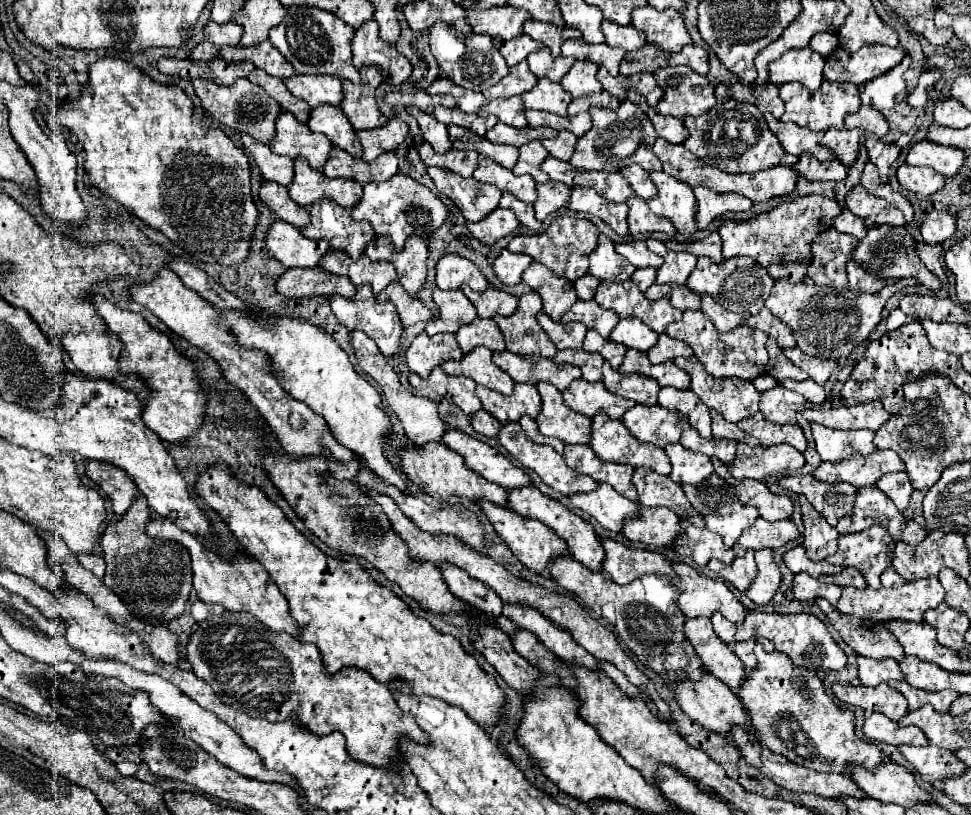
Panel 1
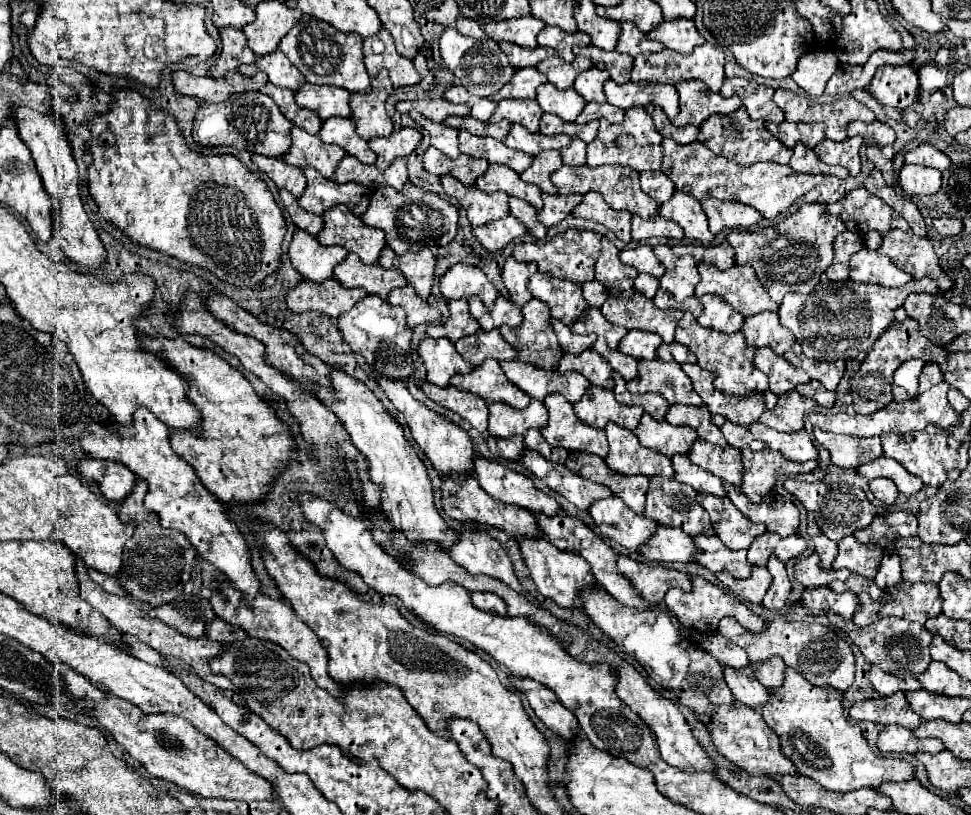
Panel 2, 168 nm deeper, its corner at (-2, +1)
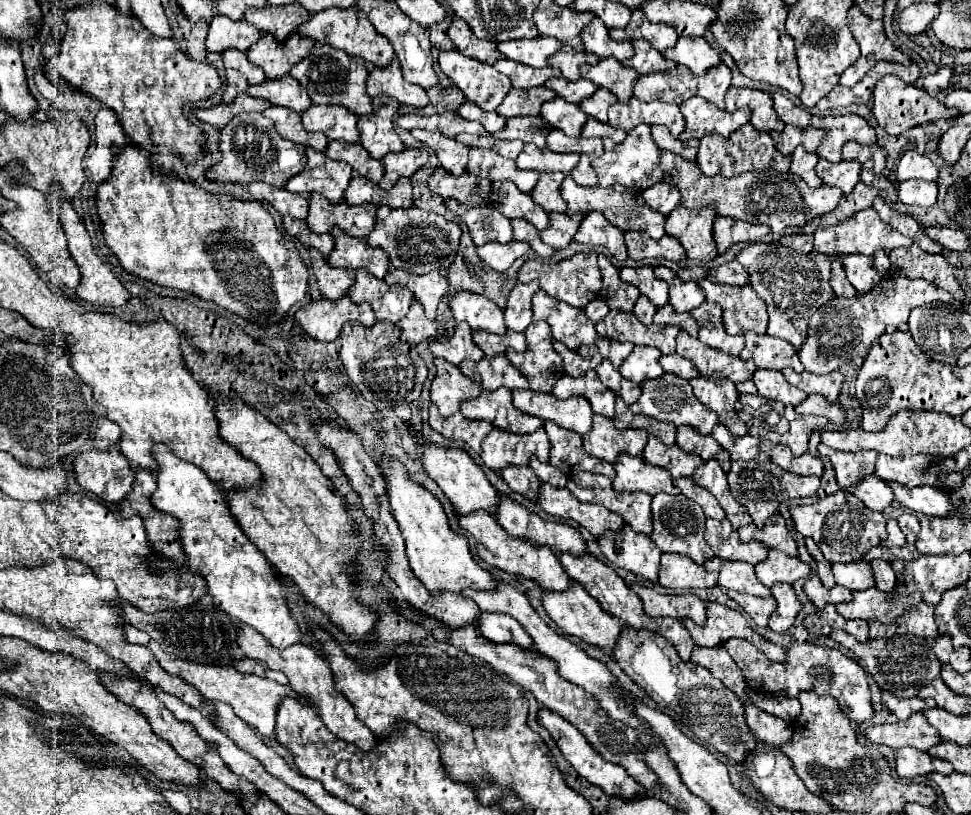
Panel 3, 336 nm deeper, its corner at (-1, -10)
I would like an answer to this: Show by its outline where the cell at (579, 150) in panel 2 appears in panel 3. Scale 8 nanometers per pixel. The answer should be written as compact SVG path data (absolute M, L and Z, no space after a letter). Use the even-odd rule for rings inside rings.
M581 155L581 159L579 159L579 163L577 163L577 167L573 169L573 173L569 173L571 177L573 177L573 181L577 183L577 185L597 185L597 175L595 175L595 171L591 169L591 159L587 157L587 155Z

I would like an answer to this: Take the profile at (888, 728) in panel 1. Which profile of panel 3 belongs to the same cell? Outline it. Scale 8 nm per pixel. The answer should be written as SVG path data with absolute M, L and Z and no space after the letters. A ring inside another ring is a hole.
M901 747L901 749L897 749L895 771L899 777L927 775L931 771L949 775L953 771L953 765L945 759L933 759L925 751L917 751L915 747Z

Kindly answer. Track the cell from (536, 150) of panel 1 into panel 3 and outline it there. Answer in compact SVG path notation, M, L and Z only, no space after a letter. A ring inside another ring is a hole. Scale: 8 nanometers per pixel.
M559 171L545 173L545 175L539 177L537 185L531 191L533 201L537 205L541 205L547 213L553 213L553 211L563 213L567 209L565 201L561 199L561 193L559 193L559 187L561 187L561 181L563 179L565 179L565 175L561 175Z

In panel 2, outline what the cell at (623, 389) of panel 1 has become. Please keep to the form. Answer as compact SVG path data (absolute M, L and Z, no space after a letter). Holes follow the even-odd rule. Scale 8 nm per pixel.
M628 394L624 396L622 400L624 404L636 404L636 406L642 406L654 420L666 420L666 412L668 412L668 406L666 400L662 400L662 396L654 396L654 394L646 394L646 396L634 396L634 394Z

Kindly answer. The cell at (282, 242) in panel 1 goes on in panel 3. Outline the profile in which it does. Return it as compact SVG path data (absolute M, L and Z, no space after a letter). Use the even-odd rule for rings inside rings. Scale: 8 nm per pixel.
M311 251L311 267L321 291L321 297L325 299L339 299L347 295L347 289L355 281L355 271L347 267L331 267L327 259L319 251Z

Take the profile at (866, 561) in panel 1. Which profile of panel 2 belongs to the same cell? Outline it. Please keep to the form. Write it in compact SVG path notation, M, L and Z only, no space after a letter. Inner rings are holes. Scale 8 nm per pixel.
M846 536L838 542L838 556L834 560L834 568L848 568L854 574L864 578L874 578L882 560L882 548L866 546L858 542L854 536Z

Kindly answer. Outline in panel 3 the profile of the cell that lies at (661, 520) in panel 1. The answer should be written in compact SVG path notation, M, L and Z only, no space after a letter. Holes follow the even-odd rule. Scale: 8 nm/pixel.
M661 555L659 567L659 585L683 589L683 587L713 587L717 585L717 573L705 571L703 565L693 563L693 559L685 559L683 555Z

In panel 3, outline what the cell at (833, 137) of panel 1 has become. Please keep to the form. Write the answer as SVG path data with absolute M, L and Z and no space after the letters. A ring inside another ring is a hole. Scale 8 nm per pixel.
M819 159L815 171L823 179L823 183L835 185L843 193L851 193L853 187L857 185L857 181L859 181L861 163L857 163L857 161L837 161L837 163L829 163L827 159Z

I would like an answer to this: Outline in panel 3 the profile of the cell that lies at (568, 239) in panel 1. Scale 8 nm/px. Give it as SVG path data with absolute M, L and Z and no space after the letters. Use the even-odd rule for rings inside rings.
M595 251L577 253L565 261L559 261L559 263L543 263L543 261L529 259L519 269L517 279L523 283L537 279L545 293L549 293L551 297L557 297L557 299L561 299L573 307L585 307L589 301L599 297L599 289L601 289L601 271L597 265L597 253Z

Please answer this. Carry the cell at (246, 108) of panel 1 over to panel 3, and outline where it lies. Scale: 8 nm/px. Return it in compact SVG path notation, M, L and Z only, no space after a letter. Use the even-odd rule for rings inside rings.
M249 111L245 115L235 115L219 131L219 151L221 151L221 159L207 169L207 179L221 181L221 183L265 181L283 187L289 177L297 175L305 167L305 149L277 135L273 121L255 111Z

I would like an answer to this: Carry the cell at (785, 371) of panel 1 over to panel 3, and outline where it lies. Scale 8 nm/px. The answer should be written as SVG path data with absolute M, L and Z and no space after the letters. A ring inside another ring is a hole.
M757 369L753 373L753 383L757 385L761 397L775 399L775 401L781 401L785 405L799 405L807 397L805 391L801 391L801 389L793 387L791 383L787 383L781 371Z

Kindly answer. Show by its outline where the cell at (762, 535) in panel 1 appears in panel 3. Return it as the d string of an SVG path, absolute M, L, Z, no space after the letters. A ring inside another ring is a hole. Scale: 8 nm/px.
M769 549L769 555L765 561L755 565L757 579L765 585L771 587L773 583L795 583L797 579L805 579L809 575L809 565L803 563L799 557L789 557L781 551Z

